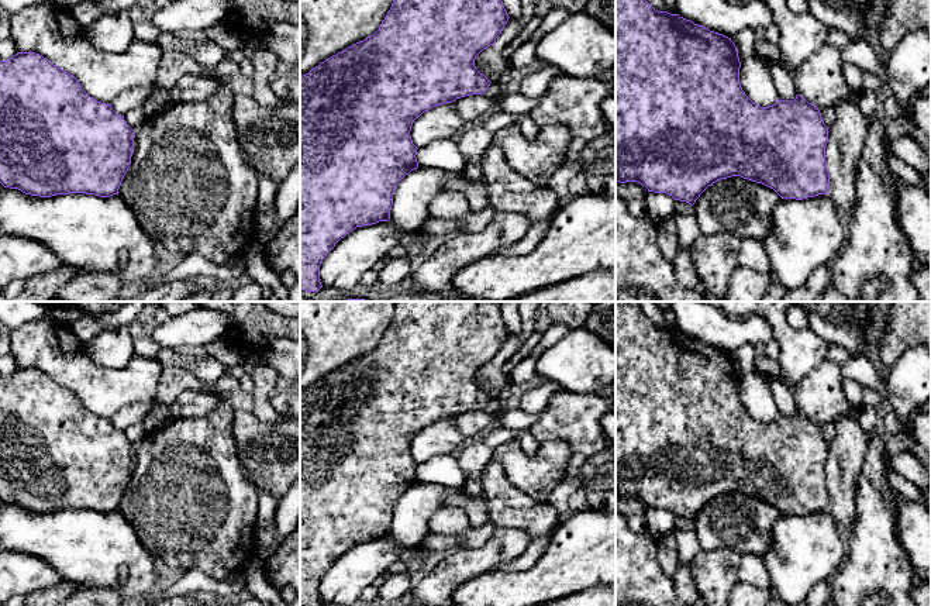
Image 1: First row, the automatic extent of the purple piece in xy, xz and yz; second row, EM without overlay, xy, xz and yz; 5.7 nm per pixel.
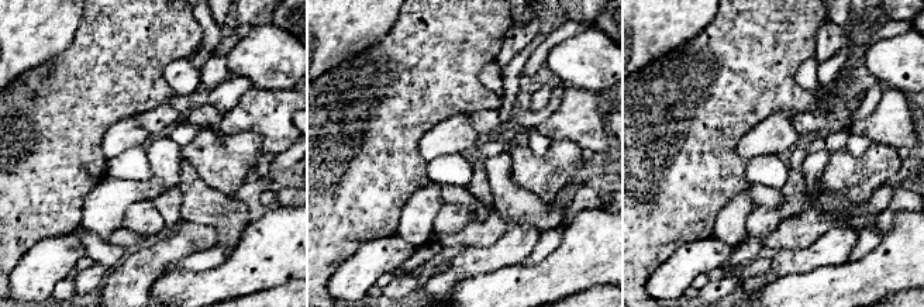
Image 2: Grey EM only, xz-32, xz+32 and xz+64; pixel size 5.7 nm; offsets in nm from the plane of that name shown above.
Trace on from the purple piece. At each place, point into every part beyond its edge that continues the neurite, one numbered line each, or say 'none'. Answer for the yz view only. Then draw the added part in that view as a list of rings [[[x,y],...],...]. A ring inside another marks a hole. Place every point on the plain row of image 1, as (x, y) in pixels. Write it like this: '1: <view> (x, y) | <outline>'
none

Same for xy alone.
none

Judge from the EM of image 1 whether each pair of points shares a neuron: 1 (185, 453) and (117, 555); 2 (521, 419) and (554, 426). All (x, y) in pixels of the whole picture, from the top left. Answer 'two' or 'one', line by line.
1: two
2: two

